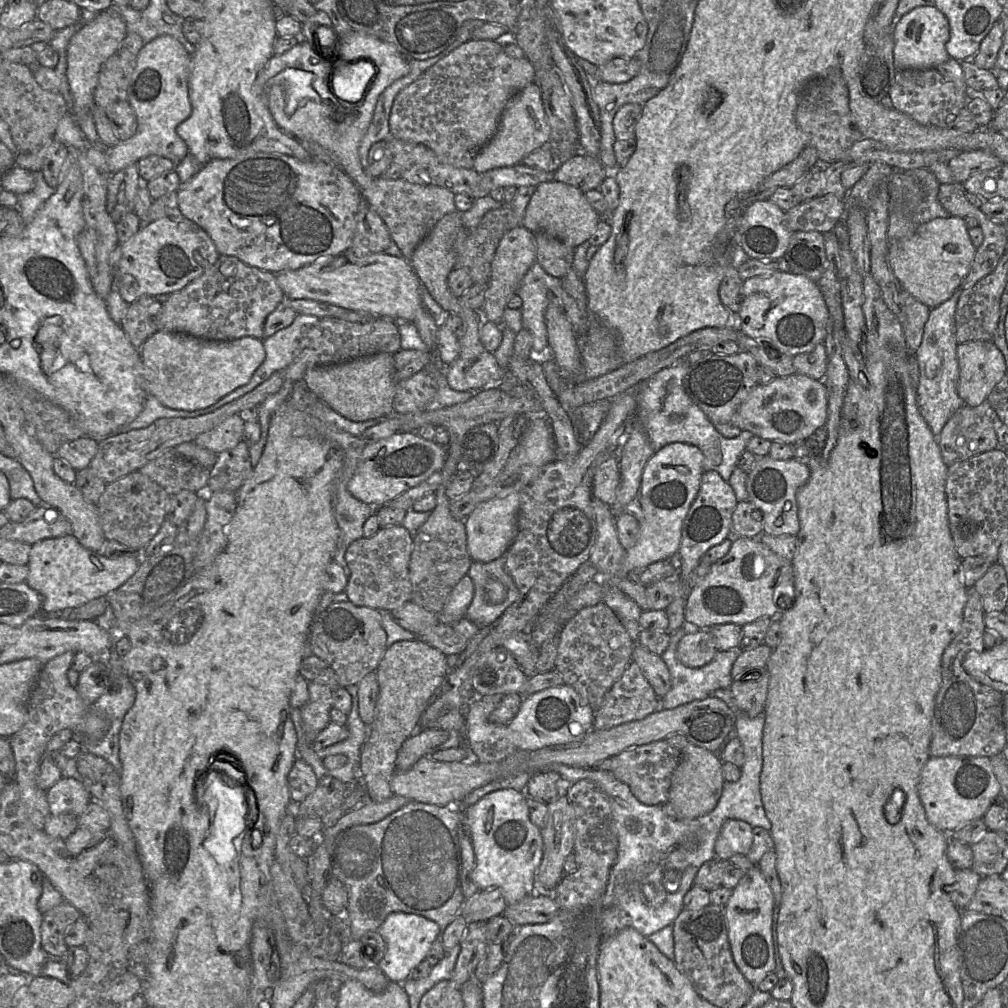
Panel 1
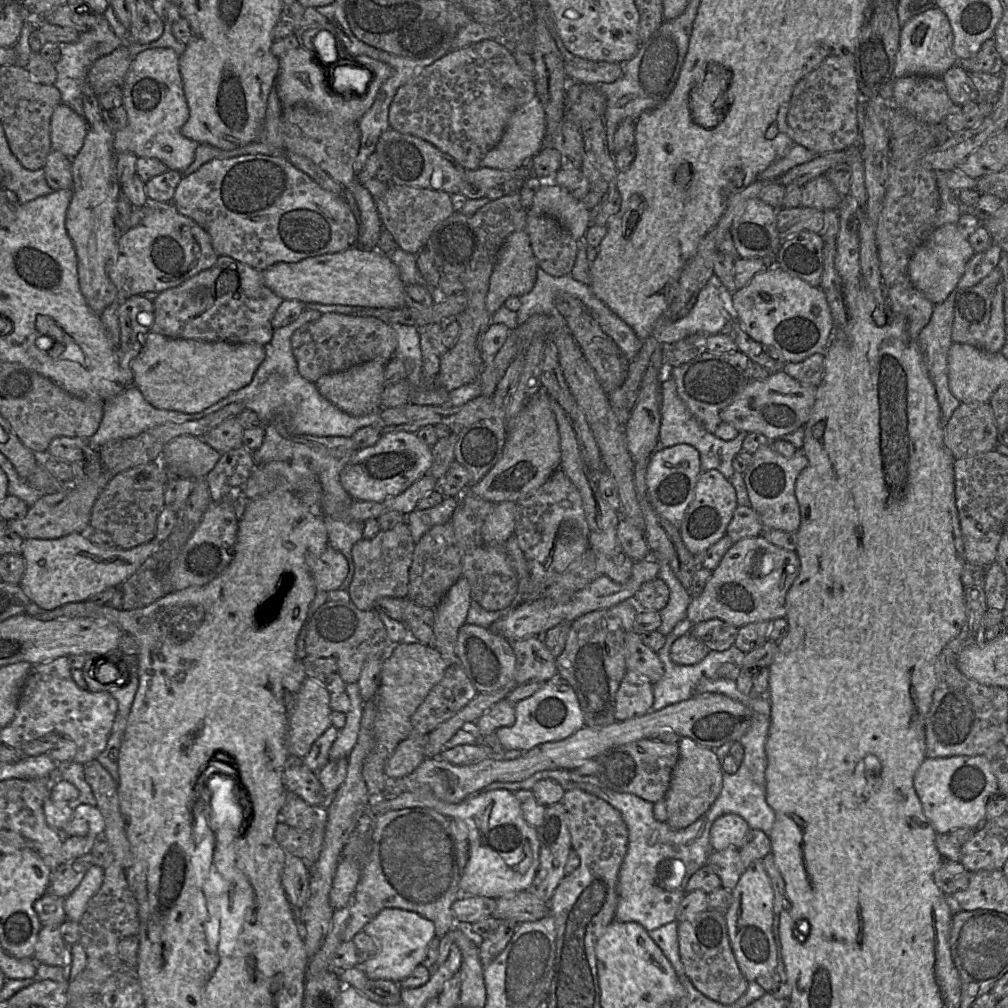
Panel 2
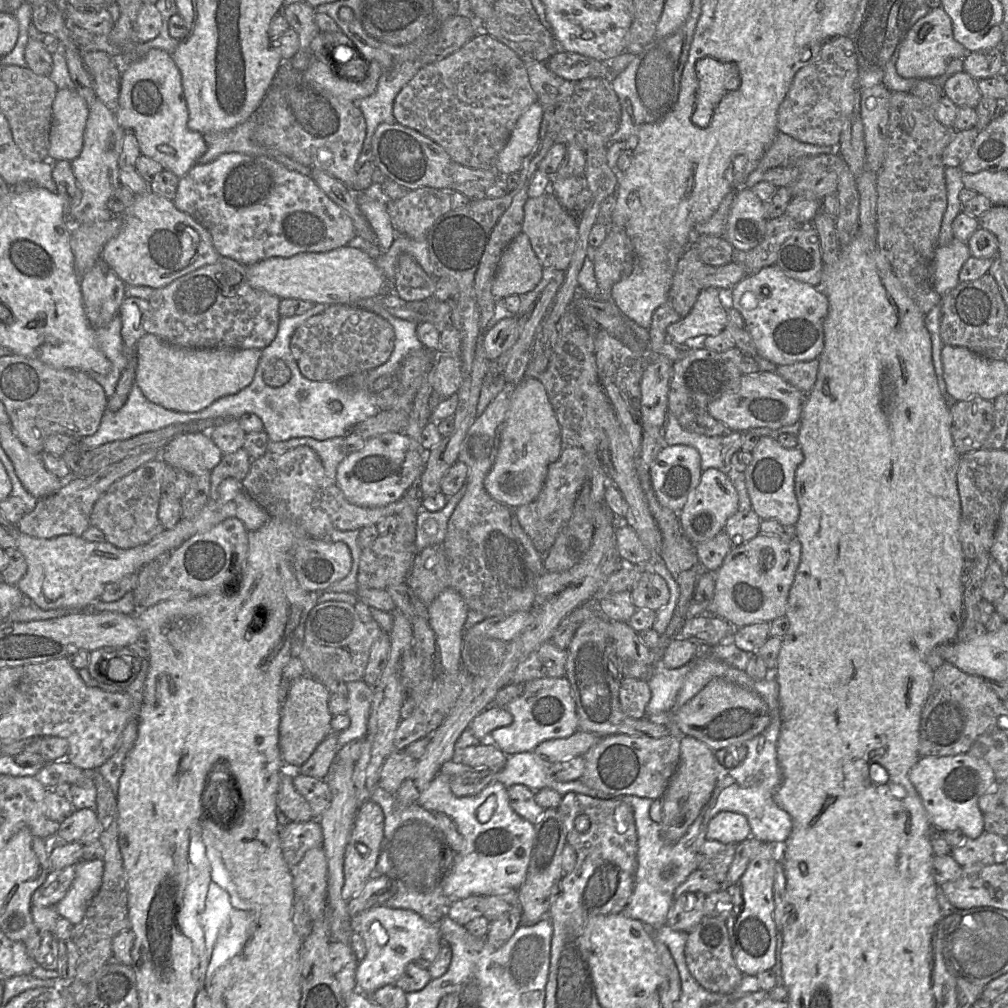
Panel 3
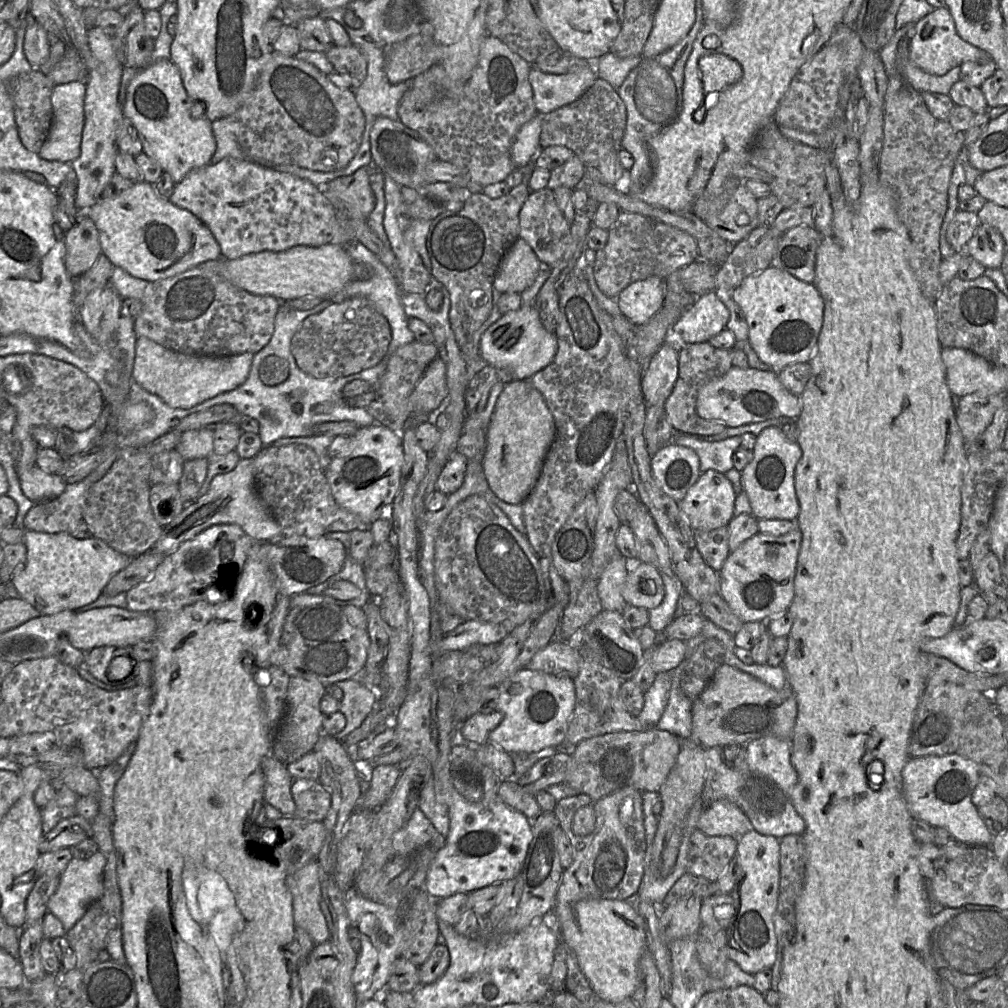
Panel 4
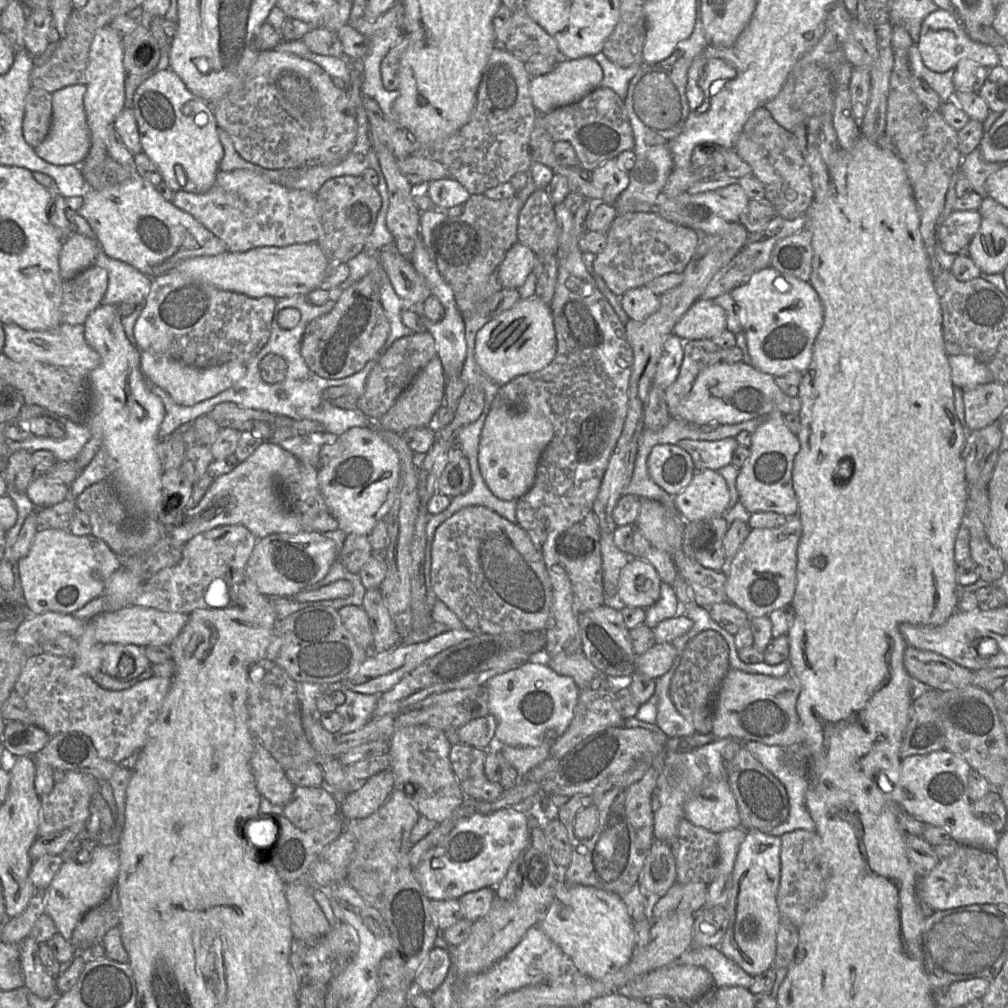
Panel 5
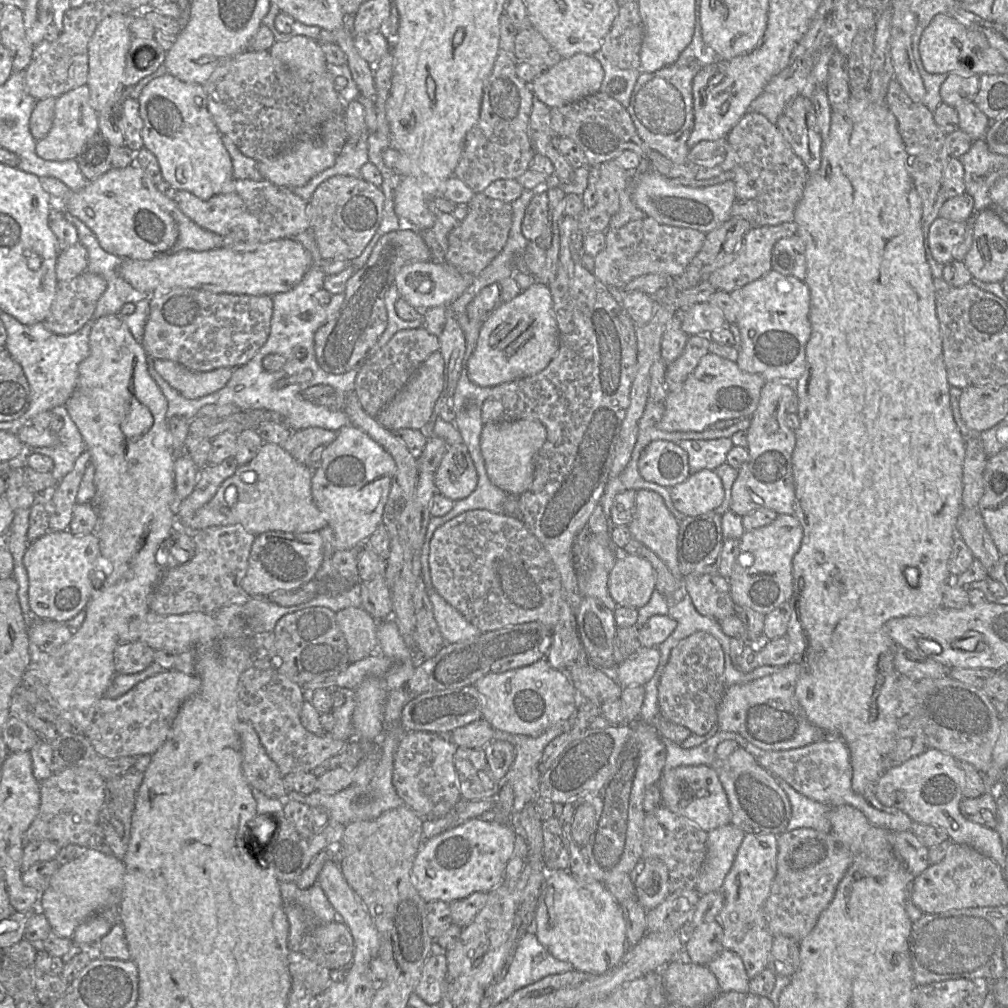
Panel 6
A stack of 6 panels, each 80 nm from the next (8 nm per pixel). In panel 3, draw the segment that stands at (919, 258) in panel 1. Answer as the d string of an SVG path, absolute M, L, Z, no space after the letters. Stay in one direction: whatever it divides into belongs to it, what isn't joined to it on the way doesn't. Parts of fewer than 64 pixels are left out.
M956 238L946 246L938 246L931 263L931 284L939 295L944 295L959 283L959 272L971 256L967 242Z

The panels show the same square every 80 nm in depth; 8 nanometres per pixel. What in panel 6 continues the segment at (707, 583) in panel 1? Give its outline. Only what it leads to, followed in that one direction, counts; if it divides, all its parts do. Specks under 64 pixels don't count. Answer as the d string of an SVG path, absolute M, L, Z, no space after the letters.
M778 514L770 524L745 530L729 580L733 602L766 615L793 594L792 561L803 539L802 526L794 514Z

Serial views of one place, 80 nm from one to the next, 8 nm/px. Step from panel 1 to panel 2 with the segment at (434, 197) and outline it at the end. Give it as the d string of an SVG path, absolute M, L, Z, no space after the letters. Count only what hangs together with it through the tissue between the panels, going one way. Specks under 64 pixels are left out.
M390 183L384 195L374 198L383 227L389 231L399 248L411 254L417 254L426 247L435 227L455 212L451 195L443 191Z

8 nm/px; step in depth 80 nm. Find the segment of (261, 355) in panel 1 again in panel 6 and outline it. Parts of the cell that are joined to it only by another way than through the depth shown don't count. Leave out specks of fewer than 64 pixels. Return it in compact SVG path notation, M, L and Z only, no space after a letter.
M154 359L153 367L172 388L188 399L197 399L219 391L227 384L234 369L222 367L196 372L164 359Z

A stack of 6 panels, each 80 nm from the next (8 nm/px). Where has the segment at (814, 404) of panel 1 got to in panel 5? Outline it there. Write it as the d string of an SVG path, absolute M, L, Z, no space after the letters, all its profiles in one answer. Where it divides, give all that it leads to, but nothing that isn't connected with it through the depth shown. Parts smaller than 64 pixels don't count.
M722 361L703 369L698 374L689 394L680 403L677 416L692 426L712 422L725 425L766 417L774 410L779 410L786 415L799 413L800 409L799 397L784 394L775 383L774 376L757 370L744 361L737 363Z

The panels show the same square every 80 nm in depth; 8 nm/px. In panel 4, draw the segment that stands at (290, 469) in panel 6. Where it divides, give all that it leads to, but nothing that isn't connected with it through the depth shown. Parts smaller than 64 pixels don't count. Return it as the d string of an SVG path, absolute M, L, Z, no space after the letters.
M254 458L240 459L231 472L215 476L208 492L194 502L186 504L184 510L163 528L160 538L152 549L169 554L183 542L194 538L210 526L218 524L239 525L254 541L269 542L283 537L282 528L256 491L253 460Z

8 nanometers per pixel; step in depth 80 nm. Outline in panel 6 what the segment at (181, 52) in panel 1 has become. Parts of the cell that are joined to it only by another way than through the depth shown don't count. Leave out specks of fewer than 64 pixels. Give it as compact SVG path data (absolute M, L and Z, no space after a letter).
M166 73L142 89L138 102L143 121L143 148L157 158L165 182L177 191L188 191L202 200L232 190L232 162L208 110L202 85L184 82Z

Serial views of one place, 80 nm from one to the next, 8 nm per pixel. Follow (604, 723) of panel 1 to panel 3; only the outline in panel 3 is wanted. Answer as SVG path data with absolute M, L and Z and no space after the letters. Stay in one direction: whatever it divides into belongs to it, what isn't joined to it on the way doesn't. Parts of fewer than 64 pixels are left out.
M625 677L619 688L619 701L623 712L632 718L645 717L651 691L646 679Z

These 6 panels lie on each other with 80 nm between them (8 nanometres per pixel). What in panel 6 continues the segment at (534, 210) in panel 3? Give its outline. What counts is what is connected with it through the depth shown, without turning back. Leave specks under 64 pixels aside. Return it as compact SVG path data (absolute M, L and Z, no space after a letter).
M545 188L536 191L529 202L522 221L521 231L528 242L537 239L548 220L548 197Z

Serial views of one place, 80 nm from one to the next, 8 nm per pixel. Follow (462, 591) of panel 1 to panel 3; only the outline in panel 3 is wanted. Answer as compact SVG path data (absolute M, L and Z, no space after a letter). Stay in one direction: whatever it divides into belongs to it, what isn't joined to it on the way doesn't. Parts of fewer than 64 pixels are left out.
M452 587L446 588L428 605L441 671L445 674L462 670L461 644L468 610L461 595Z

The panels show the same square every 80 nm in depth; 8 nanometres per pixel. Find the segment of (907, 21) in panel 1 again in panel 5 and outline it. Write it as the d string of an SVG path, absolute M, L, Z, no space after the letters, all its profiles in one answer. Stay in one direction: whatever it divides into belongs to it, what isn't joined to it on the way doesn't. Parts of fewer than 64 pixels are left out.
M941 8L933 11L924 19L918 49L925 66L937 73L955 68L963 59L973 60L987 68L1001 64L1000 56L992 46L971 39L961 22L952 13Z

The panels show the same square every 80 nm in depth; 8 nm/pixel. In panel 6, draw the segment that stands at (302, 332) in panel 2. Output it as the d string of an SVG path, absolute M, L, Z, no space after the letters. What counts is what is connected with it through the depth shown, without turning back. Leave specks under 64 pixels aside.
M401 221L400 229L389 232L380 237L380 239L377 241L376 245L374 246L366 263L361 268L355 270L352 276L347 280L346 285L345 285L345 290L343 292L345 297L344 297L344 301L340 309L338 310L338 312L335 314L335 316L331 320L327 321L325 324L319 327L314 335L315 357L316 357L317 363L319 364L321 369L323 369L325 372L331 373L331 374L343 374L343 373L346 373L352 370L354 367L356 367L361 360L365 360L365 362L367 361L367 353L377 342L377 340L379 339L379 337L384 332L387 326L387 312L386 312L385 303L384 303L384 296L385 296L386 291L389 289L389 287L394 283L395 275L397 274L399 269L407 263L417 262L417 261L426 261L426 260L431 260L432 258L430 249L425 243L420 232L421 231L415 230L410 225L403 225Z

